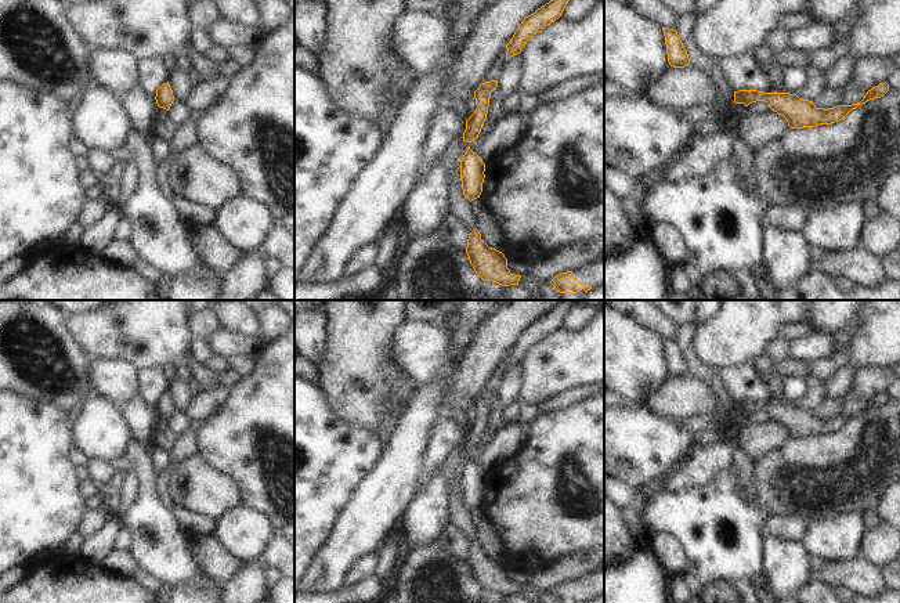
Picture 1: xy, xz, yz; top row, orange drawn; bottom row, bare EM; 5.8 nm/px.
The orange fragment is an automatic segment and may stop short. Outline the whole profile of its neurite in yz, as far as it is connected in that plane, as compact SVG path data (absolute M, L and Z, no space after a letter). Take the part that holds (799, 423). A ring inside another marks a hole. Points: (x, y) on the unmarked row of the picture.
M879 393L867 401L864 408L852 415L838 415L835 418L817 418L813 411L802 409L789 402L763 402L758 400L734 401L734 412L748 416L756 411L765 411L769 418L784 426L791 438L816 437L818 434L831 434L842 430L852 419L865 414L870 409L881 408L889 401L889 394Z

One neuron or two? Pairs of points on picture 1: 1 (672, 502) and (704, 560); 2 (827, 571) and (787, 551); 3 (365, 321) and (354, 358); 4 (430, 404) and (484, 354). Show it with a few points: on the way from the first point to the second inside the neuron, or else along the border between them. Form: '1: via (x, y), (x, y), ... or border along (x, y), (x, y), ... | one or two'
1: via (685, 516), (690, 522), (691, 537), (701, 546) | one
2: border along (814, 560), (812, 578) | two
3: via (360, 331), (358, 349) | one
4: border along (458, 363), (451, 368), (440, 412) | two

